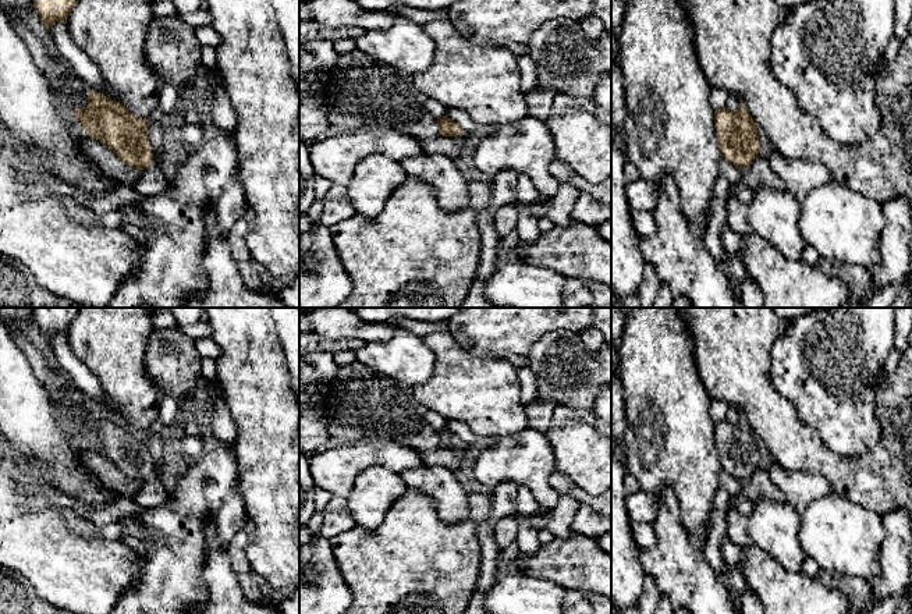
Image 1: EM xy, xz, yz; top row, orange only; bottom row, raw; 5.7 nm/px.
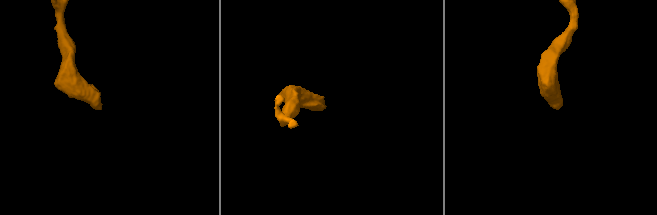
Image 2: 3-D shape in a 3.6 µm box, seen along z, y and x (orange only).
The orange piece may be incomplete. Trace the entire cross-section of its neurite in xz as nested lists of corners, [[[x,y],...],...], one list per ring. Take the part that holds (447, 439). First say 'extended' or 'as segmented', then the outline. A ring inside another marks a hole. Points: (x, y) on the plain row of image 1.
as segmented | [[[447,427],[437,432],[437,436],[439,436],[439,447],[443,448],[457,448],[464,444],[464,441]]]

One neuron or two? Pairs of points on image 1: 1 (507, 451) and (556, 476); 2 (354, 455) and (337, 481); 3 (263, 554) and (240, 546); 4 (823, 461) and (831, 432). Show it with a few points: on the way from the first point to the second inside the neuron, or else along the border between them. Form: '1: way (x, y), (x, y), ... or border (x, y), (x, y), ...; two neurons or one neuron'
1: border (556, 468), (549, 478), (549, 483), (560, 493); two neurons
2: way (350, 461), (337, 475); one neuron
3: border (248, 520), (252, 538), (247, 560), (254, 571); two neurons
4: border (805, 425), (811, 426), (831, 451), (859, 455); two neurons

